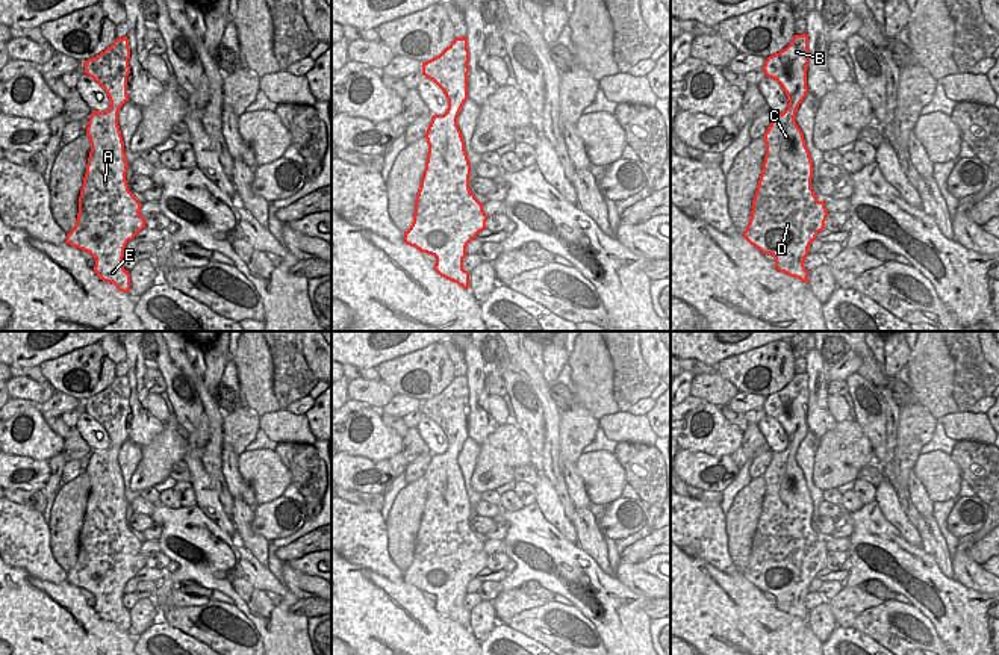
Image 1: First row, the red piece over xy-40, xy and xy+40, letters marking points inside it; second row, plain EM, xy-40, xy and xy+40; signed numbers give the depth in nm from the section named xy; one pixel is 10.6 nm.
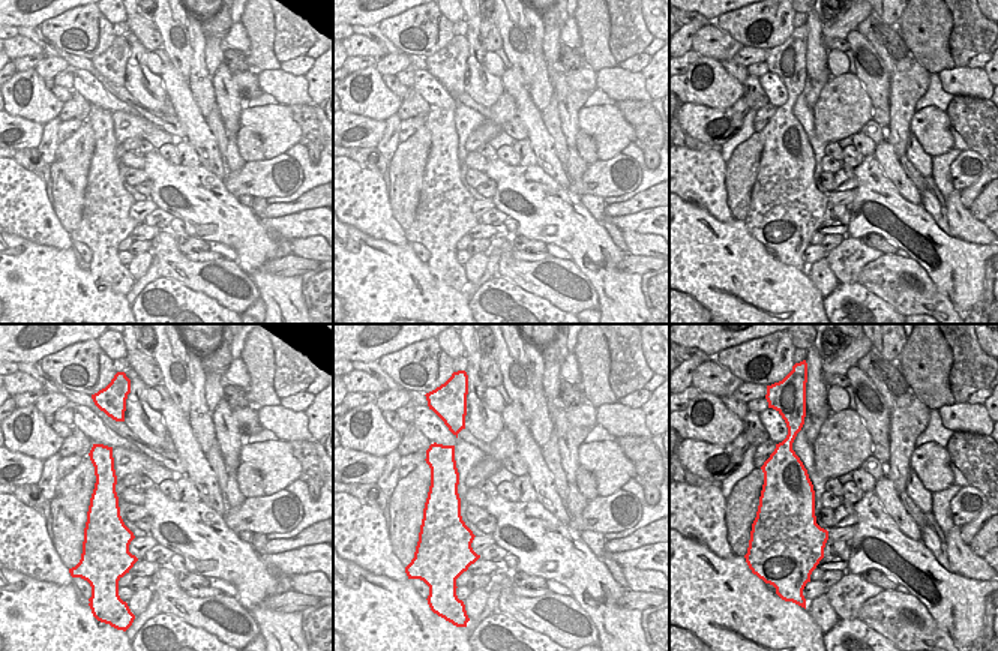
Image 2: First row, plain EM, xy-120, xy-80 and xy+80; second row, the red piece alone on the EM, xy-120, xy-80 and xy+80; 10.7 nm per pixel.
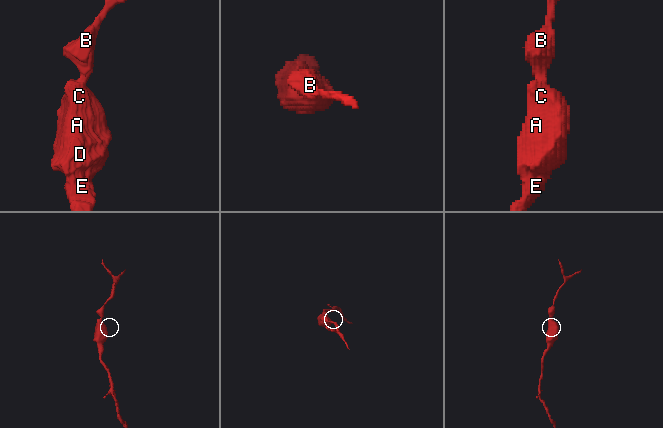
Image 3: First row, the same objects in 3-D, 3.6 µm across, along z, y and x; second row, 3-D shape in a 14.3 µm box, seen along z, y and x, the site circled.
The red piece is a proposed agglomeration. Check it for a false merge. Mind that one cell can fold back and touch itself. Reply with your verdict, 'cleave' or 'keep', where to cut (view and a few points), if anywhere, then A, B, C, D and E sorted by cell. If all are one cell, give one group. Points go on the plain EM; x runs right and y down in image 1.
cleave; cut xy+40 (804, 422), (799, 428), (795, 427), (790, 431), (789, 440); groups A C D E / B

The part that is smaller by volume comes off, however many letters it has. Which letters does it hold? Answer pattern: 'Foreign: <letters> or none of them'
Foreign: B

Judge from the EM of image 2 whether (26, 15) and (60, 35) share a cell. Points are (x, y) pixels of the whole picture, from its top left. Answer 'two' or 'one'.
two

